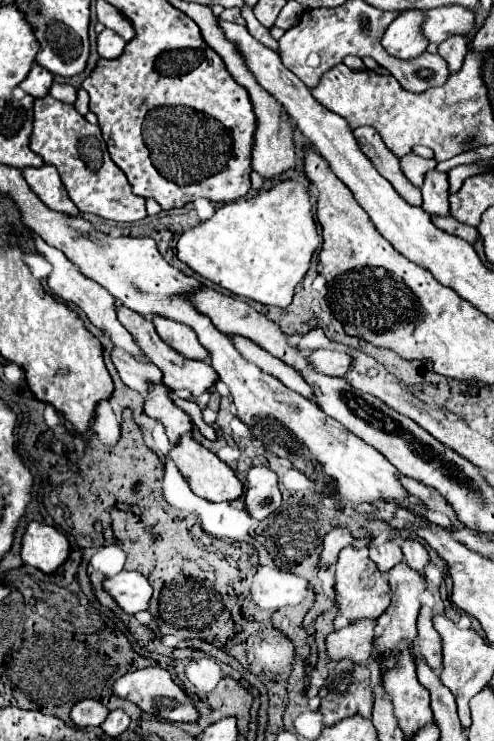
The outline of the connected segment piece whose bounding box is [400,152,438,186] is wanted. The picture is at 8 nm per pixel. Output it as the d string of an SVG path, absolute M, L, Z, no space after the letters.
M414 152L406 154L402 160L402 170L406 172L406 176L410 178L410 182L414 182L416 186L422 186L422 180L424 180L424 174L432 168L436 168L438 160L436 158L422 158L422 156L416 156Z

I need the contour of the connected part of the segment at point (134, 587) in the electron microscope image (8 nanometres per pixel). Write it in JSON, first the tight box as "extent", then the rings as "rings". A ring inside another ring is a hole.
{"extent":[104,572,154,614],"rings":[[[120,572],[116,576],[110,576],[104,582],[104,588],[128,614],[146,610],[154,592],[148,578],[140,572]]]}

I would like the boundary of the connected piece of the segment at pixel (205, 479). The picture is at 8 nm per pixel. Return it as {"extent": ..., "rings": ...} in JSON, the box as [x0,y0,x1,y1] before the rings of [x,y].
{"extent":[170,436,244,502],"rings":[[[186,436],[180,440],[178,446],[174,446],[174,450],[170,452],[174,464],[178,466],[178,470],[184,474],[184,478],[190,484],[190,490],[208,500],[208,502],[232,502],[244,496],[244,482],[236,476],[236,472],[224,464],[214,452],[210,452],[208,448],[204,448],[200,442],[196,442],[192,436]]]}

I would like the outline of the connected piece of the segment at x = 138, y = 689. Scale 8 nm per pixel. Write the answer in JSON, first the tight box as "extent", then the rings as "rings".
{"extent":[114,666,200,722],"rings":[[[152,666],[152,668],[144,668],[144,670],[136,670],[130,672],[122,678],[118,678],[114,682],[114,692],[122,698],[128,698],[132,702],[136,702],[144,712],[156,714],[164,720],[170,722],[196,722],[200,718],[194,700],[174,682],[172,674],[160,666]]]}

